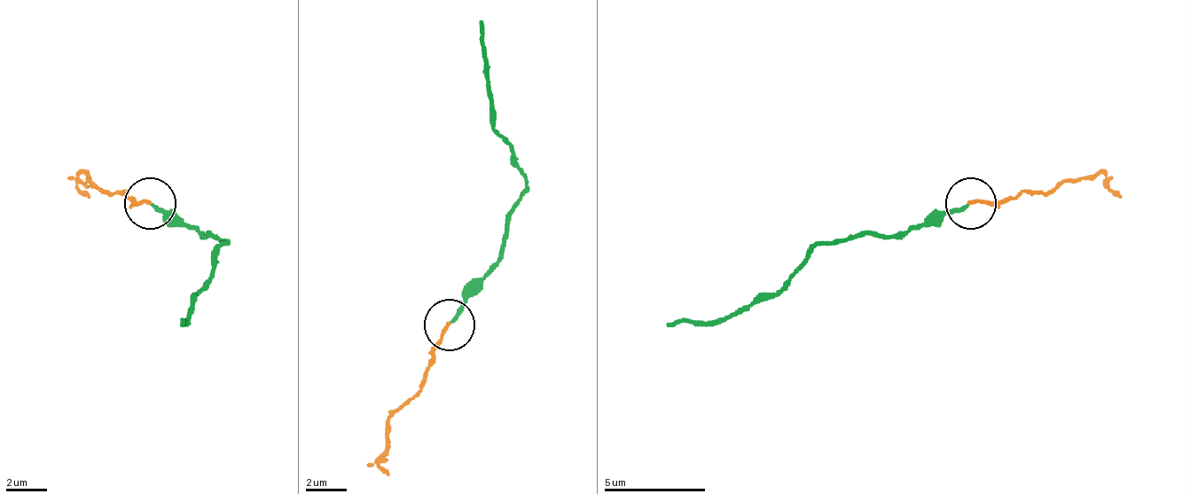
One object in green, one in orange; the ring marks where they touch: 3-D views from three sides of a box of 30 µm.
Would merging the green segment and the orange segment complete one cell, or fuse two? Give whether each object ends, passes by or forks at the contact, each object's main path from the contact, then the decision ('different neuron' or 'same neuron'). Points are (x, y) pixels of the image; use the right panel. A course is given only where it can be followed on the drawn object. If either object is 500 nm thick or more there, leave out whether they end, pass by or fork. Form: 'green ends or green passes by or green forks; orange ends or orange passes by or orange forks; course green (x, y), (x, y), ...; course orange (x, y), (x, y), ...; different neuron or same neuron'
green ends; orange ends; course green (966, 202), (931, 212), (900, 238), (859, 232), (818, 243), (772, 294), (722, 319), (666, 325); course orange (972, 202), (1033, 192), (1084, 176), (1109, 186), (1120, 197); different neuron

